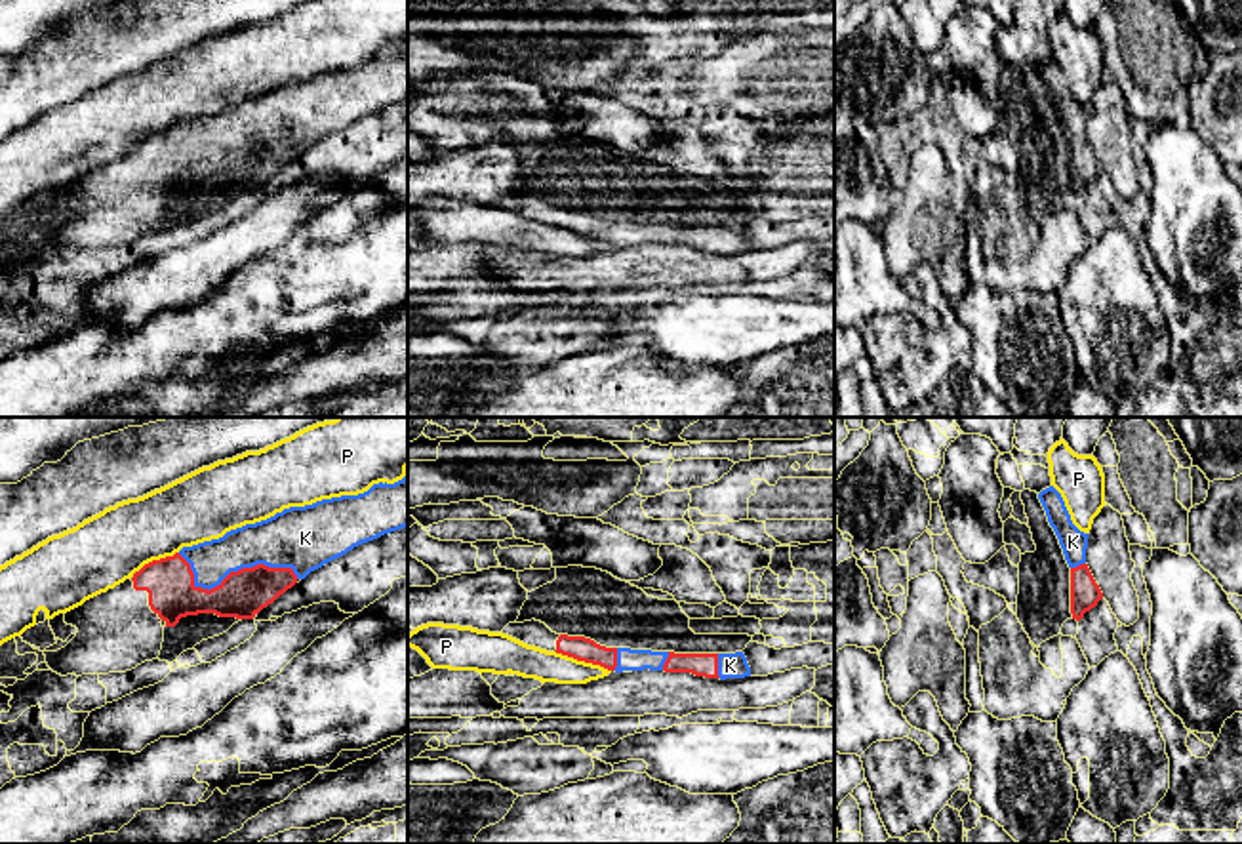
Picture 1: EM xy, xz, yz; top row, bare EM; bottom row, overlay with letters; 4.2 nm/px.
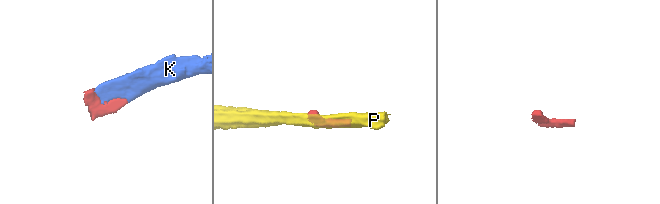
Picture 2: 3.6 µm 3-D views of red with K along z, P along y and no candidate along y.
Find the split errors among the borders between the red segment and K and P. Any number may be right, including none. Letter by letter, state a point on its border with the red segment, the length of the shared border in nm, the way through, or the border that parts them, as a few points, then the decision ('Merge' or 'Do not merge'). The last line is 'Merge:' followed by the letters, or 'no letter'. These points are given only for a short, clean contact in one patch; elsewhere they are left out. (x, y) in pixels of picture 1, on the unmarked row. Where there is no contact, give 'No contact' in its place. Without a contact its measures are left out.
K: Touches red at xy (233, 145). Shared border 500 nm. Merge
P: Touches red at xz (583, 233). Shared border 260 nm. Boundary: xz (555, 223), (599, 237), (610, 244). Do not merge
Merge: K

